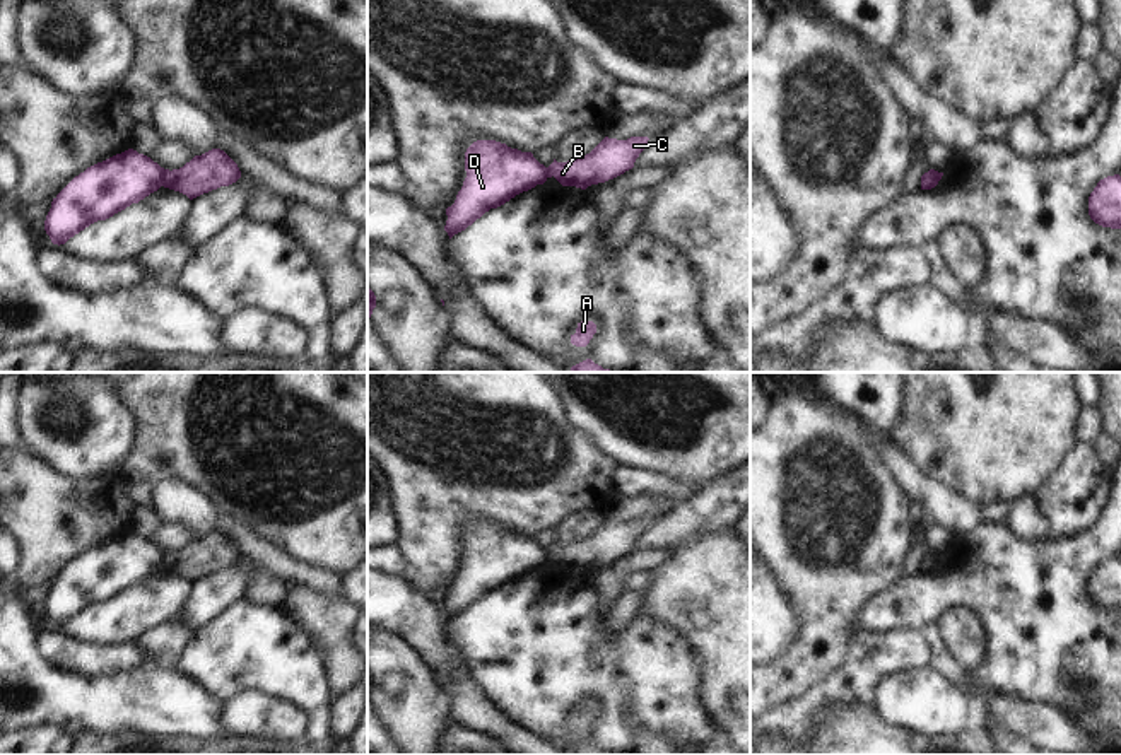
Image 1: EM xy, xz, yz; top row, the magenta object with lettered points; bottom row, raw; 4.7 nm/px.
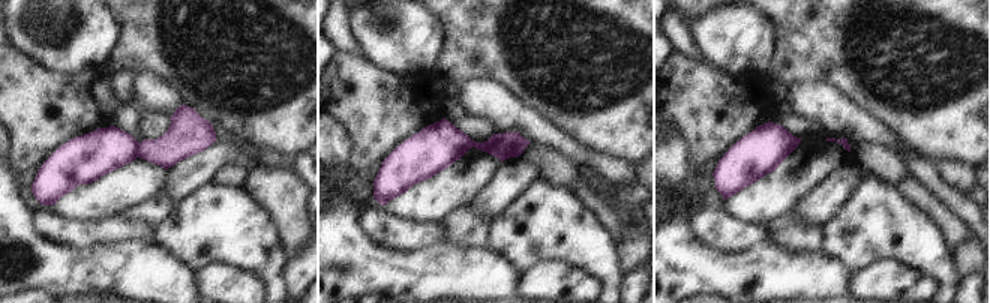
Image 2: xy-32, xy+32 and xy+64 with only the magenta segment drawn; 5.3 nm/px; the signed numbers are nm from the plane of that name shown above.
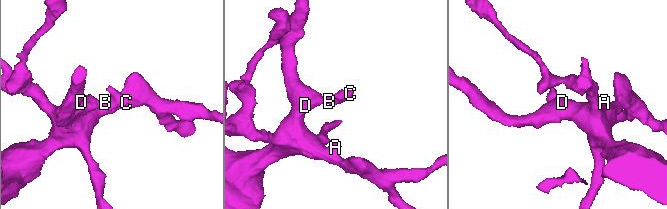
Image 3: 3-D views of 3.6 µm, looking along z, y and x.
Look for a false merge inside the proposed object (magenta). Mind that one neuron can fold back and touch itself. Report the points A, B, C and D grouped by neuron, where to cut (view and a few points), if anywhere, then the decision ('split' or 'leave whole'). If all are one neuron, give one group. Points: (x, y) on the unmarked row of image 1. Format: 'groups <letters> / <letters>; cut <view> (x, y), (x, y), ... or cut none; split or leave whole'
groups A D / B C; cut xy (163, 552), (164, 567); split

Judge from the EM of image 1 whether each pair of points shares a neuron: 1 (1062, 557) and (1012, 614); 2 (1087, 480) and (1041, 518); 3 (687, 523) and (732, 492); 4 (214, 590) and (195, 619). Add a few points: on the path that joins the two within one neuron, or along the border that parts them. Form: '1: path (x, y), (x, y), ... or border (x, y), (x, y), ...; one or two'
1: path (1056, 571), (1026, 600); one
2: path (1075, 492), (1053, 509); one
3: path (698, 513), (721, 501); one
4: path (209, 596), (195, 612); one

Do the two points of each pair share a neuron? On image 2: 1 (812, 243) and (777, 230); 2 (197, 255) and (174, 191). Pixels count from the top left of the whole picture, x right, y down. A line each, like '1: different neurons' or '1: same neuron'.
1: same neuron
2: different neurons

